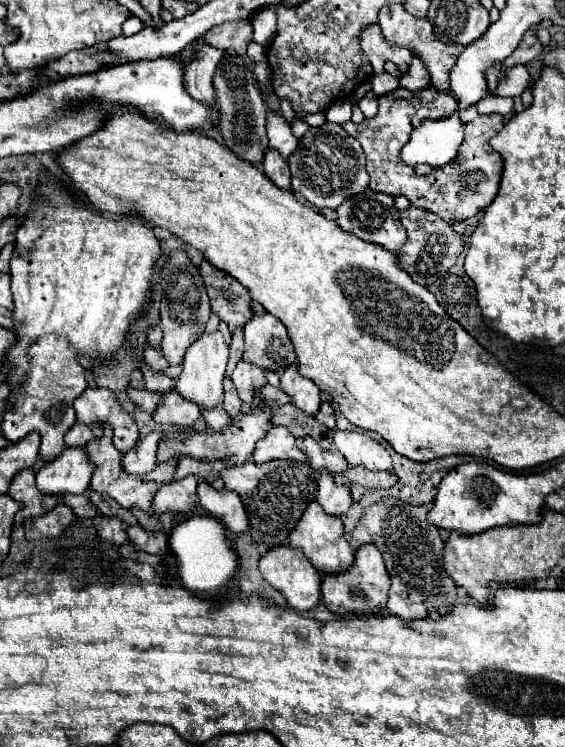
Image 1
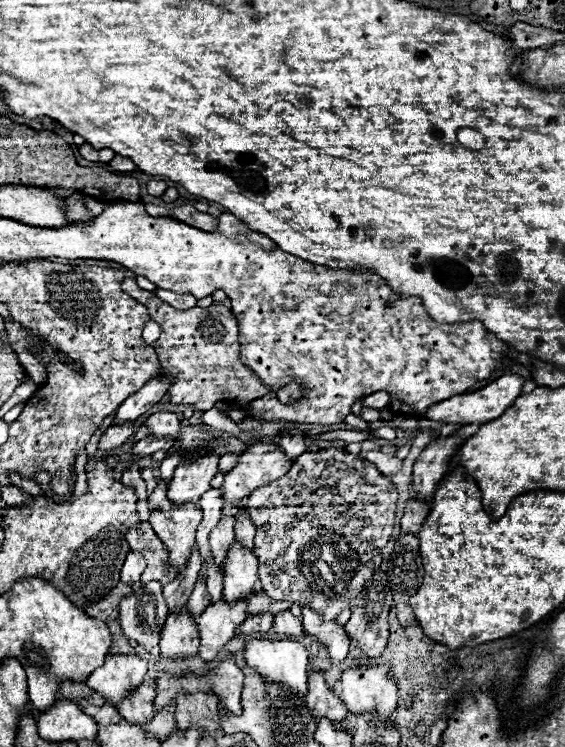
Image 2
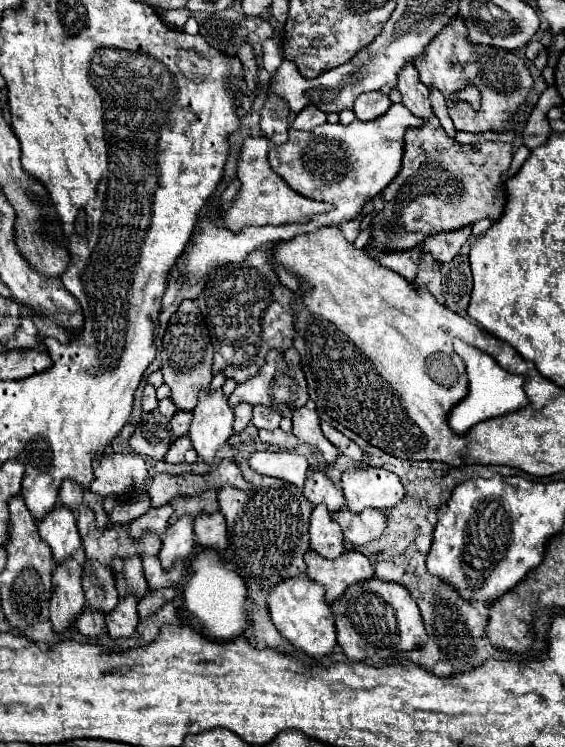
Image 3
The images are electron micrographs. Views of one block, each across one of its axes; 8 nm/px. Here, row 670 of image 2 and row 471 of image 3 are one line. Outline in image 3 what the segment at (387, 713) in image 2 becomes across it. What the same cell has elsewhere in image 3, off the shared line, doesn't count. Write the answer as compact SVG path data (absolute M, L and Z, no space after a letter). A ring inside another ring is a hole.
M360 466L342 472L342 490L346 506L352 512L362 512L364 508L386 510L404 498L404 486L398 476L374 466Z

